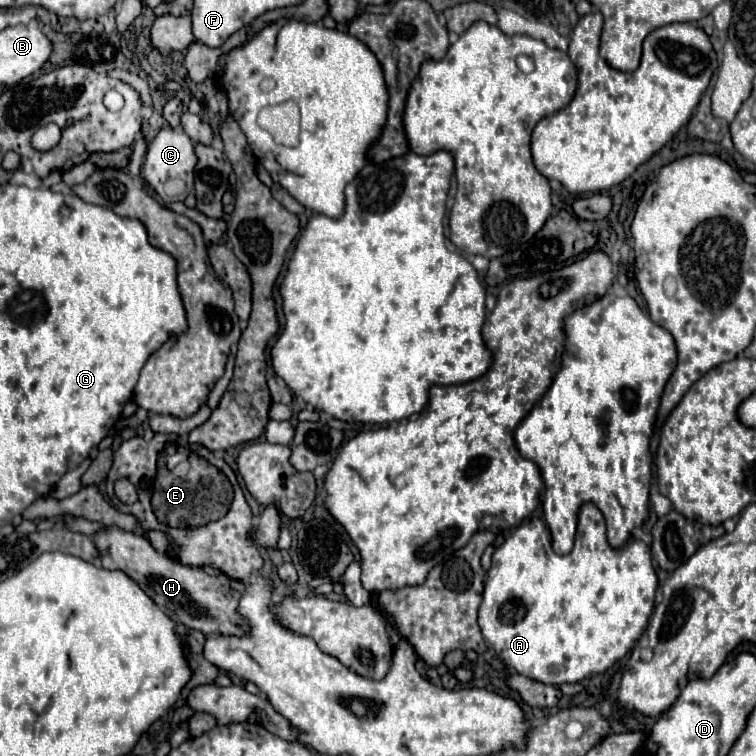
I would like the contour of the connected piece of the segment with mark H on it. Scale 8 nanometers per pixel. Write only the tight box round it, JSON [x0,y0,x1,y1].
[93,526,247,636]

